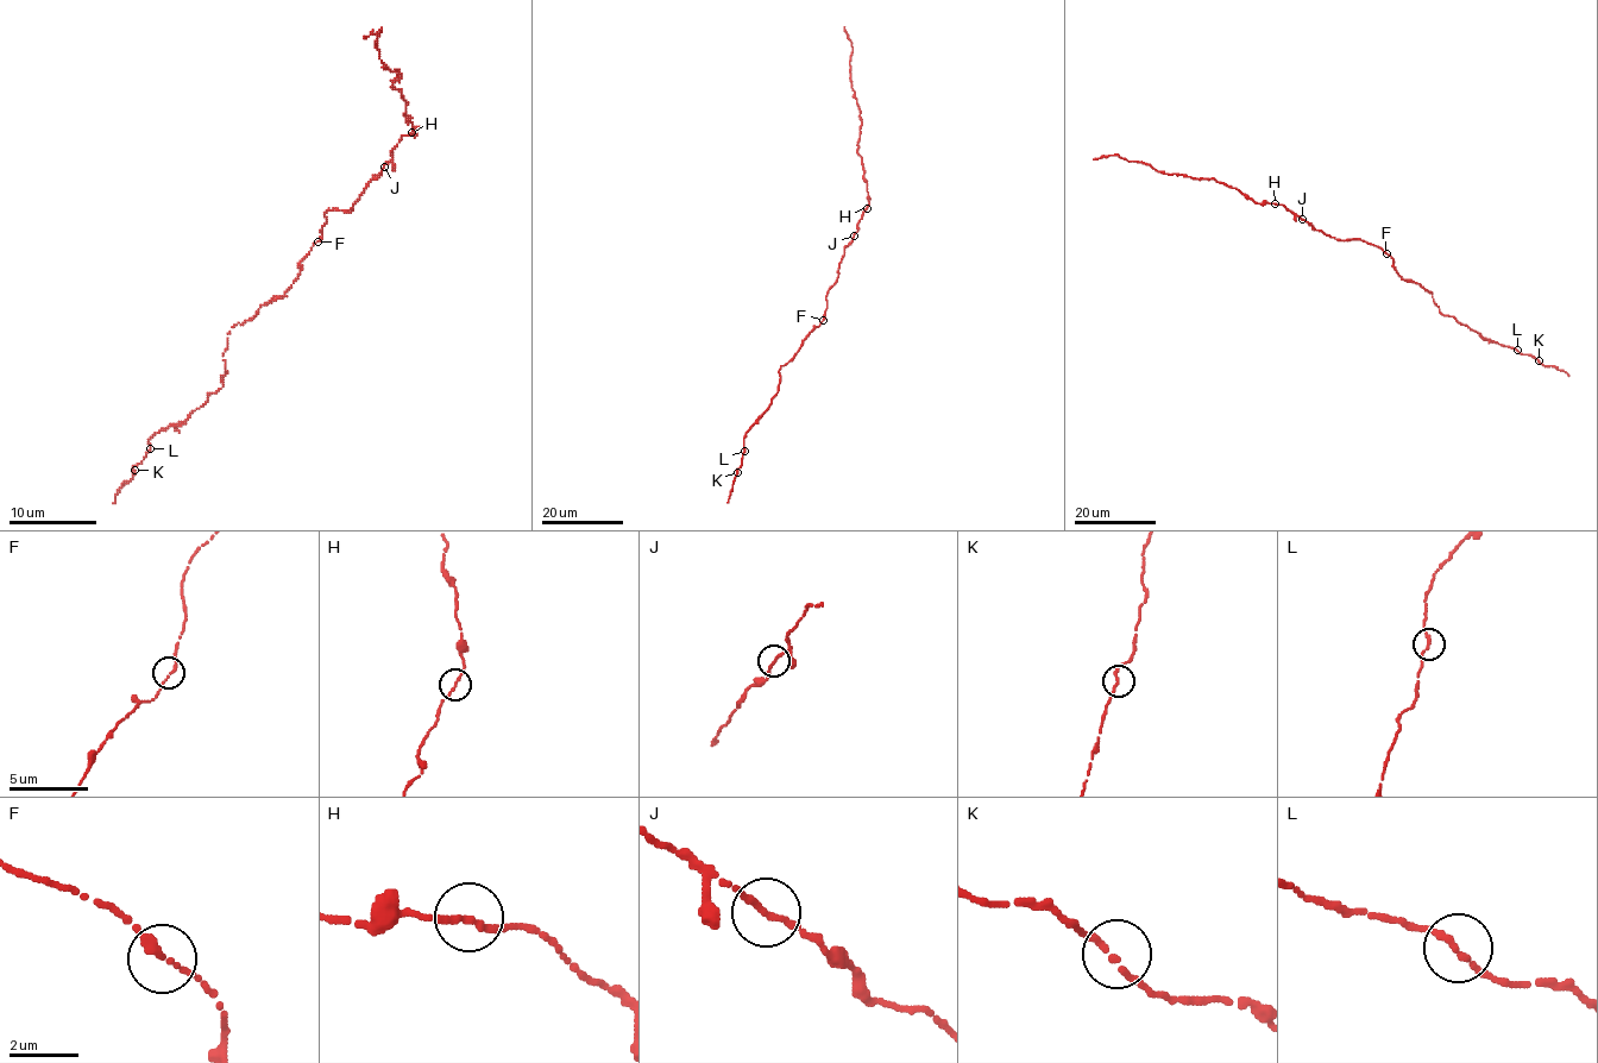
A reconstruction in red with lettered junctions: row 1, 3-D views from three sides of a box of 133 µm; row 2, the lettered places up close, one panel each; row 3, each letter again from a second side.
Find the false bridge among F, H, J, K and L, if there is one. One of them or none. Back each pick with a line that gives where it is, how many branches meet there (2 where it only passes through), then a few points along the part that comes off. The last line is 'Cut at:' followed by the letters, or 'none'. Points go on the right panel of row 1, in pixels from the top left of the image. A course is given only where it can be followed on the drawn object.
Cut at: none

